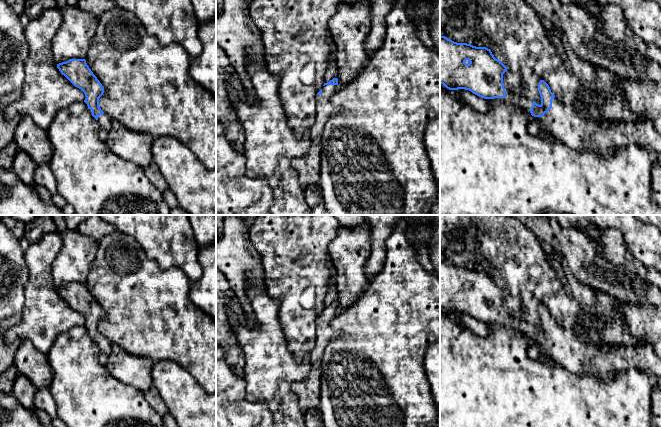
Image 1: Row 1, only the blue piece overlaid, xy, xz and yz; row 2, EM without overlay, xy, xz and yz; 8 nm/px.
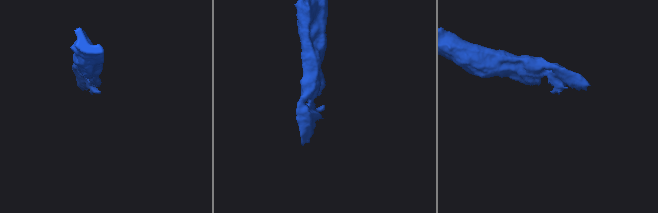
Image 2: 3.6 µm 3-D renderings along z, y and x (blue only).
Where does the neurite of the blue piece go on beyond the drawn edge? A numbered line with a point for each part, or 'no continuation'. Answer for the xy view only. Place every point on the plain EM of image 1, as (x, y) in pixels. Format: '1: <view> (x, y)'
1: xy (105, 346)

